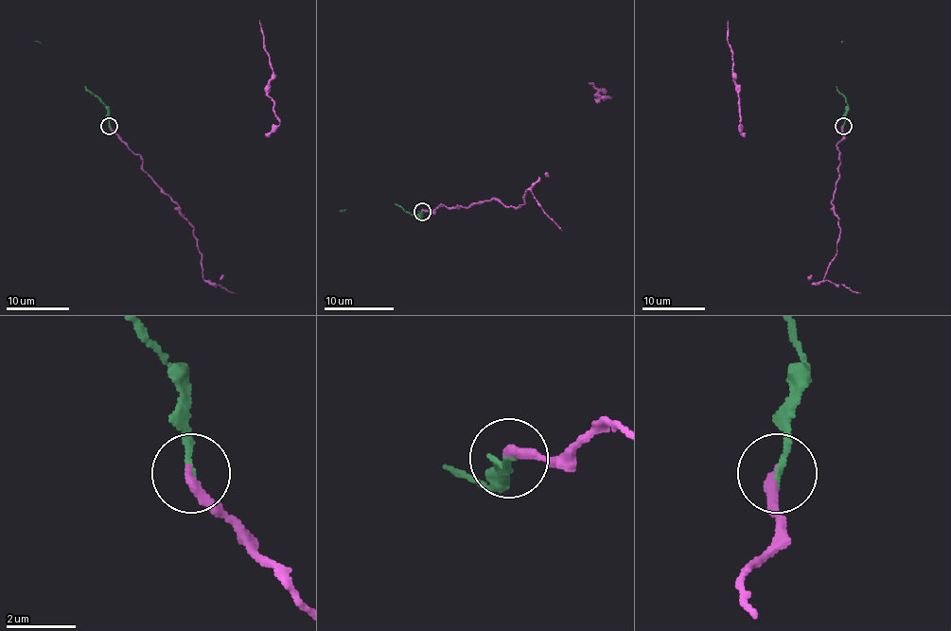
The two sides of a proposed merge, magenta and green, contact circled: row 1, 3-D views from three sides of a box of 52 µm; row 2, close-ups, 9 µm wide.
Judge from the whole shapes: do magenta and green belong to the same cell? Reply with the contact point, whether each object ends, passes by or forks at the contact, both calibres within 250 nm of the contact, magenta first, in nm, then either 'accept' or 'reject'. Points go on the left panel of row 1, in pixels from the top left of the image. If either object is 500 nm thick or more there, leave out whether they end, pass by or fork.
at (109, 126); magenta ends there; green ends there; 300 nm thick on the magenta side, 200 nm on the other; accept

